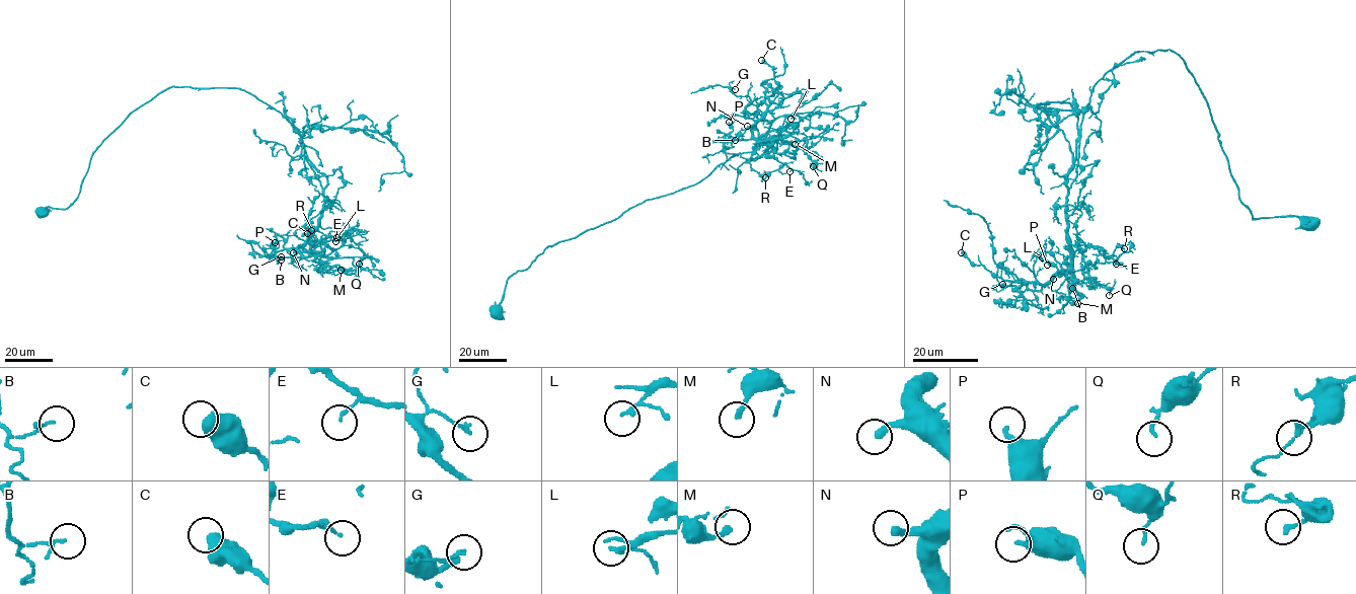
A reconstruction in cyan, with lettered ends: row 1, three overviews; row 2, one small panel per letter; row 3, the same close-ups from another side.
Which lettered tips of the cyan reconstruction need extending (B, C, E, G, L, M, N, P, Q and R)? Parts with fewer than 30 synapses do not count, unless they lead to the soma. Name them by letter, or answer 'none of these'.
N

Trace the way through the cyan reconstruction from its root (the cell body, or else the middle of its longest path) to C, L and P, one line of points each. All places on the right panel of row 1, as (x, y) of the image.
C: (1304, 223), (1253, 219), (1184, 61), (1135, 52), (1081, 121), (1071, 266), (1011, 283), (961, 252)
L: (1304, 223), (1253, 219), (1184, 61), (1135, 52), (1095, 84), (1081, 121), (1067, 202), (1072, 280), (1042, 257)
P: (1304, 223), (1253, 219), (1184, 61), (1135, 52), (1095, 84), (1081, 121), (1067, 202), (1071, 276), (1047, 265)

